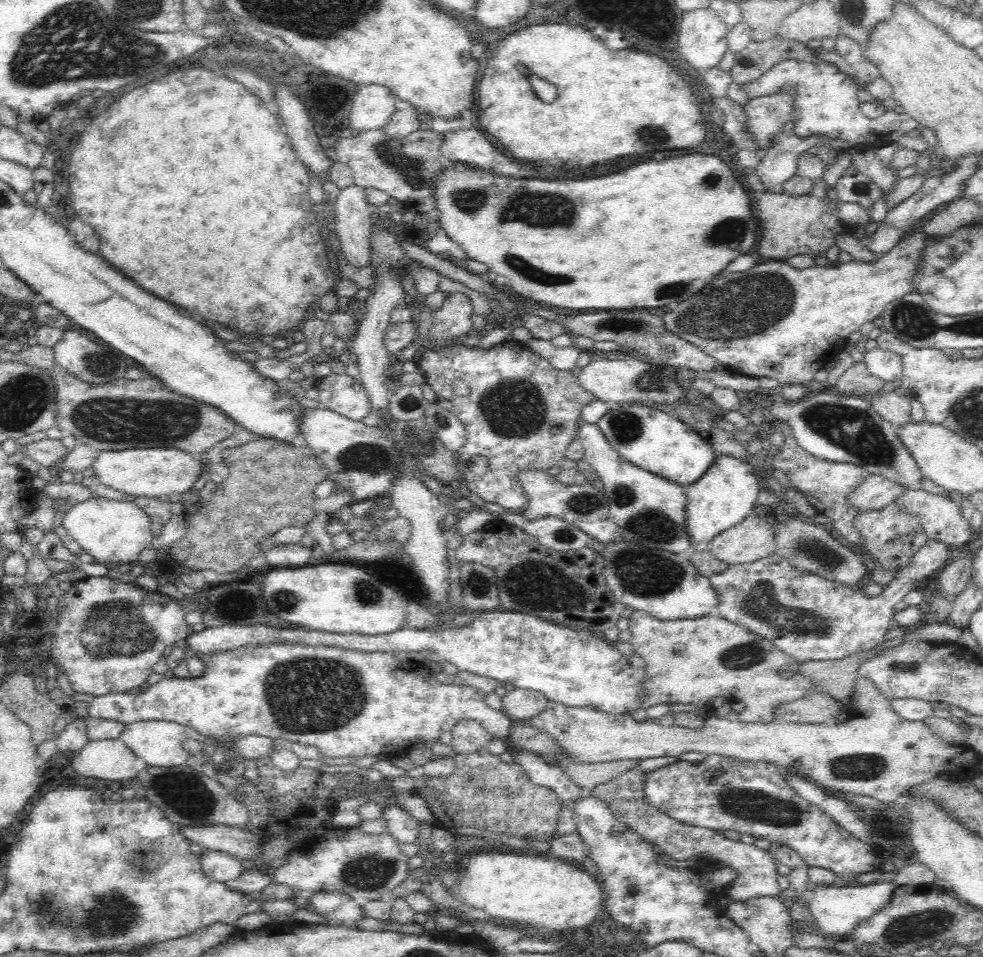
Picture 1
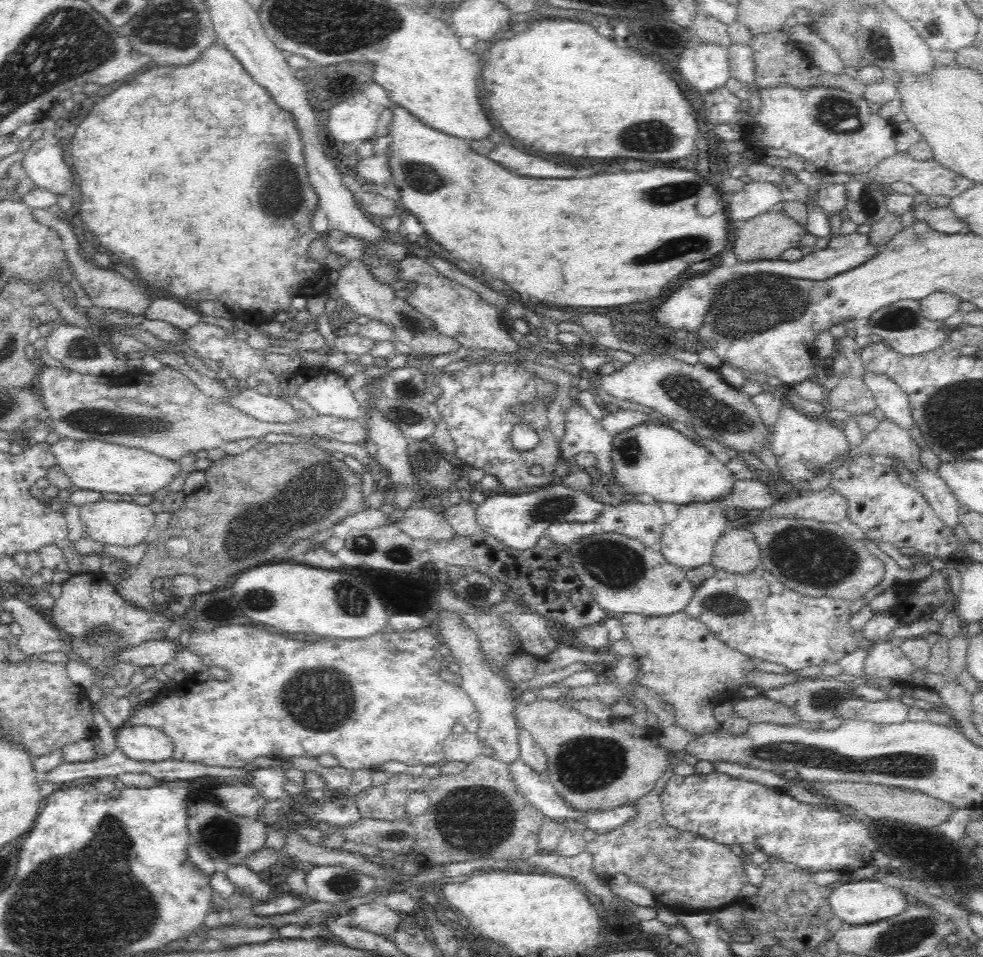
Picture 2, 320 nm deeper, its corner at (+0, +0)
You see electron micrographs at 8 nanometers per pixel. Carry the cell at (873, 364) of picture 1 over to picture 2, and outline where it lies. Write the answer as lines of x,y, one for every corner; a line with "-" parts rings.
867,373
868,376
862,380
874,396
878,409
884,412
886,419
894,425
911,432
915,421
906,394
902,393
897,384
888,376

